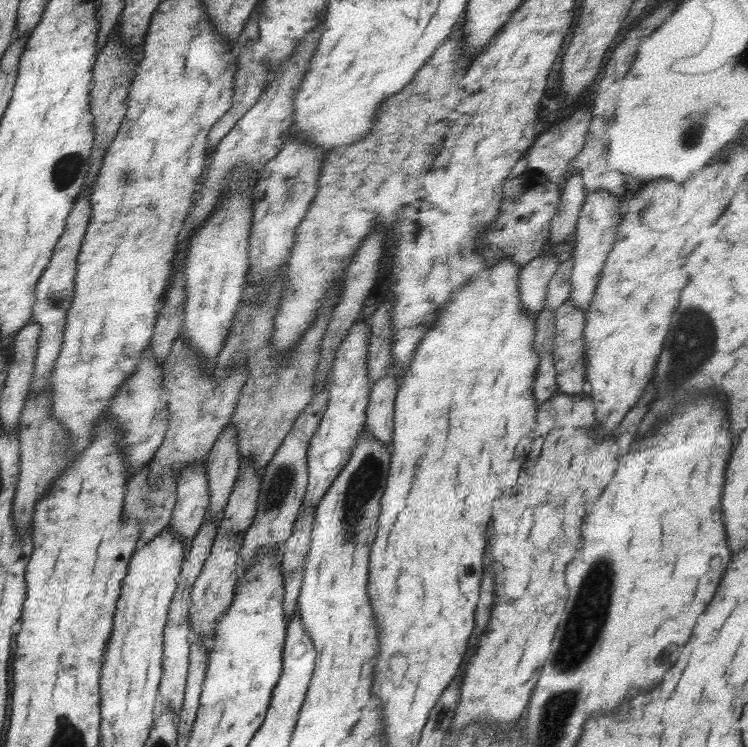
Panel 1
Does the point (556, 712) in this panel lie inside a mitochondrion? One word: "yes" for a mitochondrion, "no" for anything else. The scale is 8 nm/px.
yes

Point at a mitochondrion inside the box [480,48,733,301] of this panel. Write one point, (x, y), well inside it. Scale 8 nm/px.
(690, 135)

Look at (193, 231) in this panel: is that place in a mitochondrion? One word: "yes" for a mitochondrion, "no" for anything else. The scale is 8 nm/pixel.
no

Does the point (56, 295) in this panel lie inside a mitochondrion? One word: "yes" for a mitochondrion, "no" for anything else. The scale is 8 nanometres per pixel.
yes

